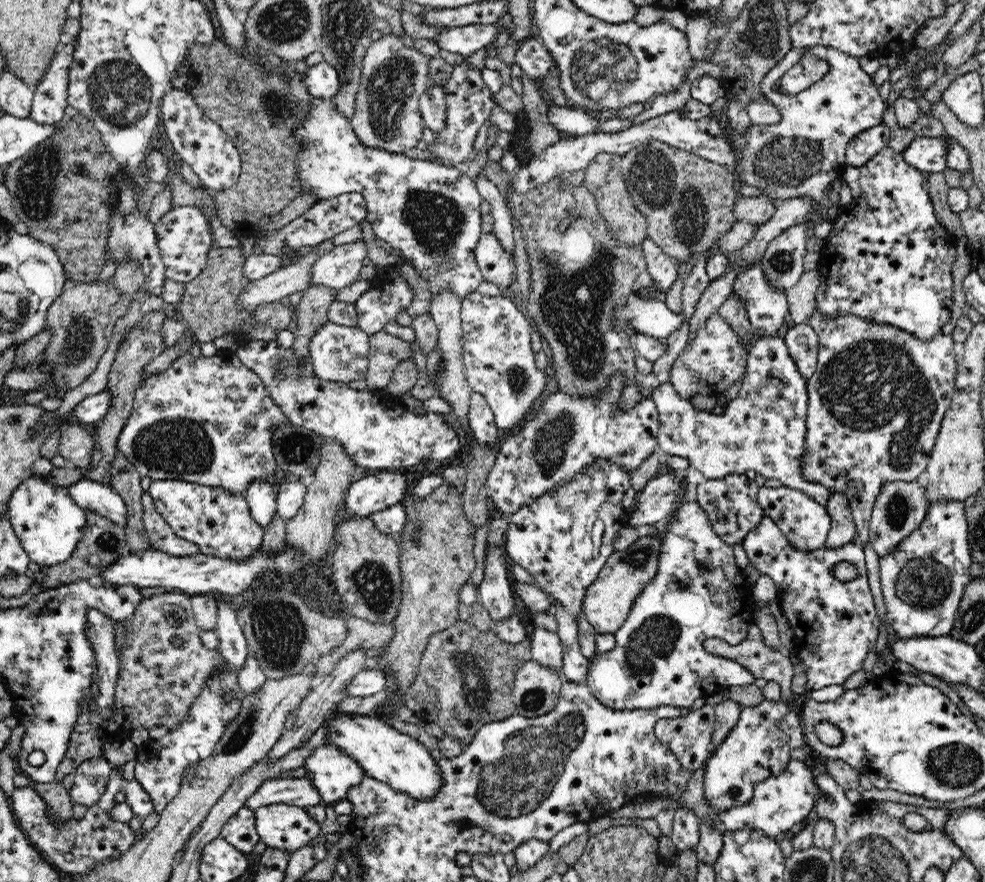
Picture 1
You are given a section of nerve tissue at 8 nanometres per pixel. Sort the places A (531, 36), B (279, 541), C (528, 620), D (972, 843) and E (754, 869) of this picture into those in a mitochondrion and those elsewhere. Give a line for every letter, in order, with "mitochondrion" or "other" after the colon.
A: other
B: other
C: other
D: other
E: mitochondrion

